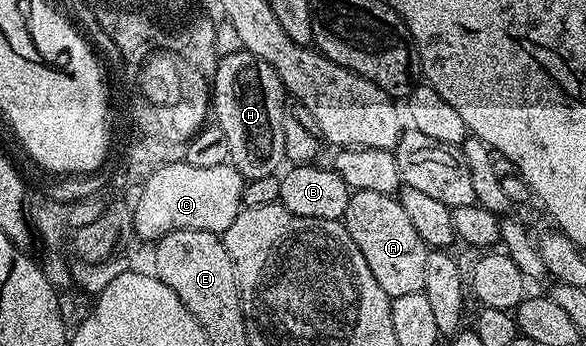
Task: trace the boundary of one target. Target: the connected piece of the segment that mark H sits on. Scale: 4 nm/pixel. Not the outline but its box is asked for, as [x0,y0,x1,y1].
[212,49,287,180]

